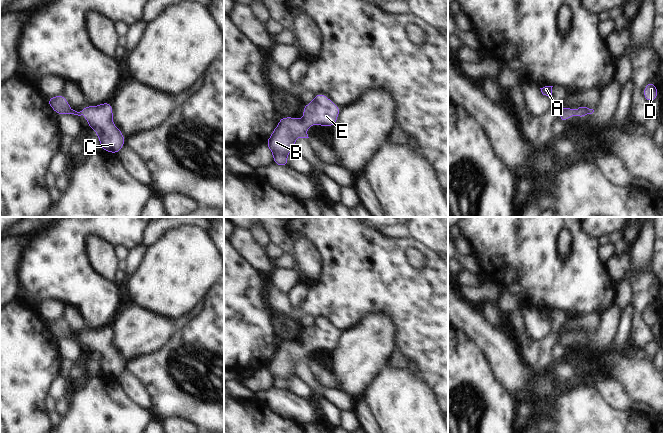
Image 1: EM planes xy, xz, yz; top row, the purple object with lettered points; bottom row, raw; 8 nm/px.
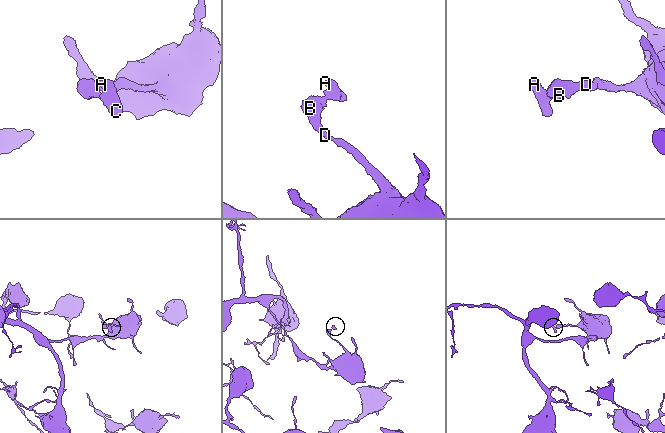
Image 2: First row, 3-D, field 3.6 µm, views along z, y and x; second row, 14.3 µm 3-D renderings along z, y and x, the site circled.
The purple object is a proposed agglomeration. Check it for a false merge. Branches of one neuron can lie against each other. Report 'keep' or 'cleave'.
keep

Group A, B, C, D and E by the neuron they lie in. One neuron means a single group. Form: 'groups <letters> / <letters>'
groups A B C D E

